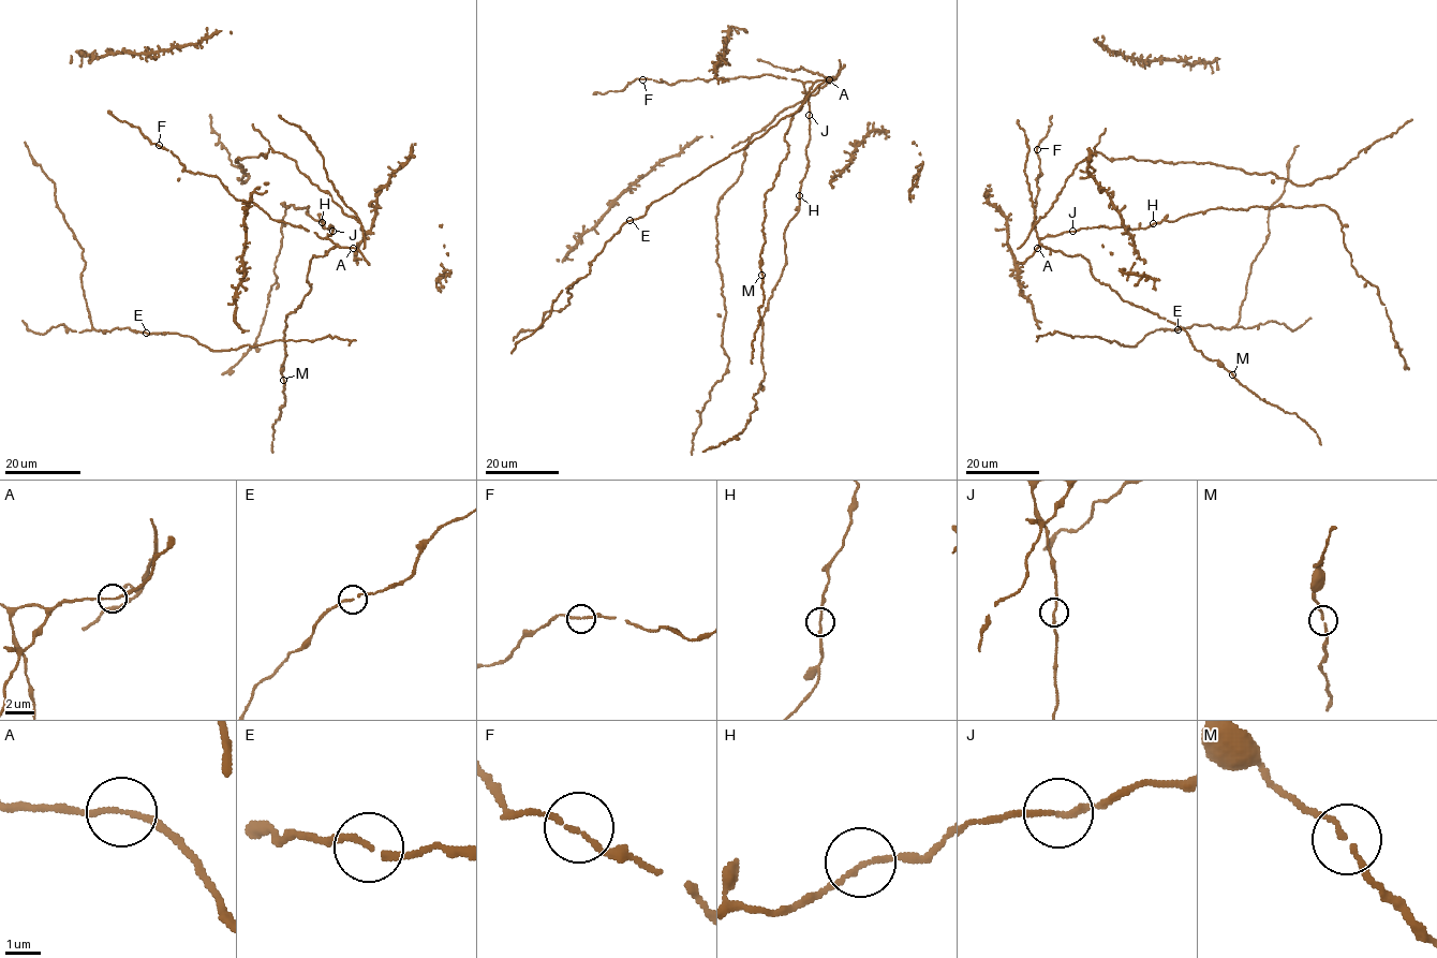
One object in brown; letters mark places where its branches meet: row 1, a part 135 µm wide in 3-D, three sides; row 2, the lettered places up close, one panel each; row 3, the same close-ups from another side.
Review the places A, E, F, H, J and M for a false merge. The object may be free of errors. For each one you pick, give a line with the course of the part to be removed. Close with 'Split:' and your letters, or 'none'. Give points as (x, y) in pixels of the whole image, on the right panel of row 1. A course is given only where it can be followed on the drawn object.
Split: none

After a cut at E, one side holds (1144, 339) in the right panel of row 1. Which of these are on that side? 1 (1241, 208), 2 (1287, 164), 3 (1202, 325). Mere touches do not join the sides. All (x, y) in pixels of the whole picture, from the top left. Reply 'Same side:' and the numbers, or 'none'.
Same side: 1

